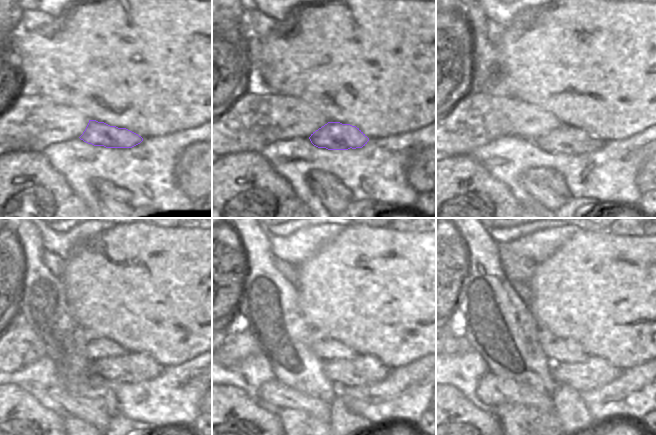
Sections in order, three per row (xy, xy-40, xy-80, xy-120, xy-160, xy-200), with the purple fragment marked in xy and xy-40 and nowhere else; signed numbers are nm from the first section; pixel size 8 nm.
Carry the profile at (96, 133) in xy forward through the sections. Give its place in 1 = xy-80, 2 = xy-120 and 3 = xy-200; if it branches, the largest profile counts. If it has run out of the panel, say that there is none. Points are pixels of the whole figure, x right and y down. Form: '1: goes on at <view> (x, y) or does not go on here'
1: goes on at xy-80 (565, 139)
2: goes on at xy-120 (133, 367)
3: goes on at xy-200 (595, 372)

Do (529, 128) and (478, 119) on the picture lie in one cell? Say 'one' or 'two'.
one

